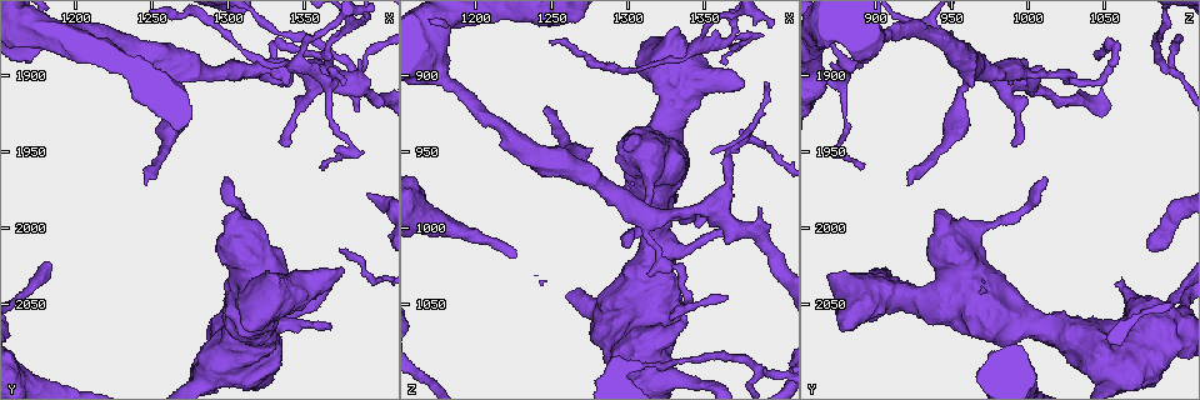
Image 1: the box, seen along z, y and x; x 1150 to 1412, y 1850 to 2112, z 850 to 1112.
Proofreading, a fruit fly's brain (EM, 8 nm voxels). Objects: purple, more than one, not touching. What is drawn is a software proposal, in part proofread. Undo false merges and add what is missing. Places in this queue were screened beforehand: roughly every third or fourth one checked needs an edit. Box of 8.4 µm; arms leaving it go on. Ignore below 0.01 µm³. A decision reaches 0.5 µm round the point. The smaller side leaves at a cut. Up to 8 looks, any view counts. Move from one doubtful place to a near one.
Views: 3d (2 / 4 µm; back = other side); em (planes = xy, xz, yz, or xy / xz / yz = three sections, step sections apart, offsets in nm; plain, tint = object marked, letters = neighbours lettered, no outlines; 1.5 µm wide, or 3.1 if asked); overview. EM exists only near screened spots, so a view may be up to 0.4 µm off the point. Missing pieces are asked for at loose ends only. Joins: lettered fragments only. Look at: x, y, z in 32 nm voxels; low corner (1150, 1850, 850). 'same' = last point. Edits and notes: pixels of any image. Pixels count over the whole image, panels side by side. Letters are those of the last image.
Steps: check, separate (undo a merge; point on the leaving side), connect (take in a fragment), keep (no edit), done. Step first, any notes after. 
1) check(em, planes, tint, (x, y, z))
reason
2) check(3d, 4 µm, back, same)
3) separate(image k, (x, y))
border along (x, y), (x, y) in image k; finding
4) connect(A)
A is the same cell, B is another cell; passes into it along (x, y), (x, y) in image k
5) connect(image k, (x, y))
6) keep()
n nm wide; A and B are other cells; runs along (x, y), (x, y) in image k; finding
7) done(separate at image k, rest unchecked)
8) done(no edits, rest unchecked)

check(3d, 2 µm, (1364, 1958, 892))
an open end

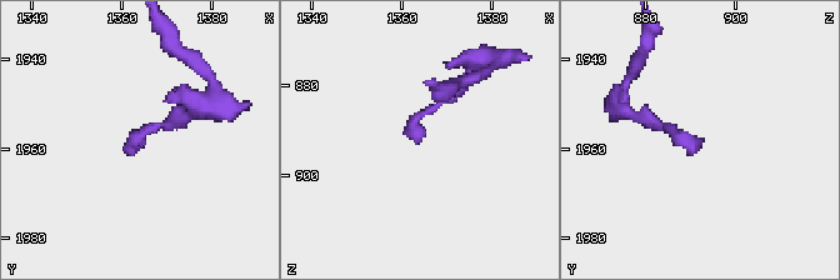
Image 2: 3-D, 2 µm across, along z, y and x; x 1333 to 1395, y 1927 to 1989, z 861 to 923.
check(em, planes, plain, (1363, 1959, 893))

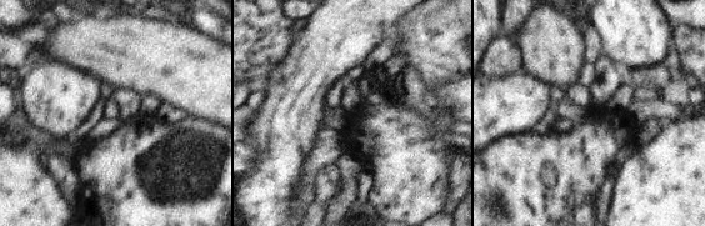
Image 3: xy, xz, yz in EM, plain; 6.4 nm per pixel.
check(em, planes, letters, same)
see the neighbours

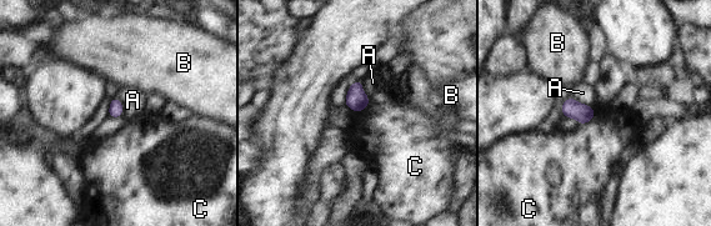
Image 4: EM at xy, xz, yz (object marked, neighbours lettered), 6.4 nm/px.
keep()
120 nm wide; A touches over 190 nm; A, B and C are other cells; no lettered fragment goes on from it

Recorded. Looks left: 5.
check(em, xy, step 4, letters, (1386, 1890, 988))
stops while still wide

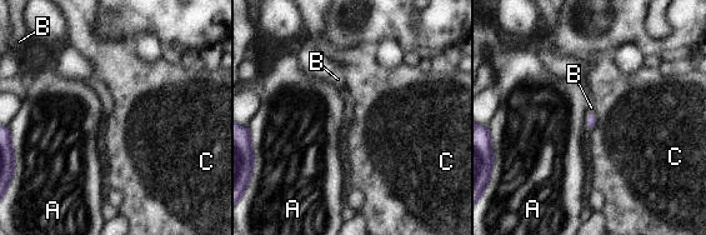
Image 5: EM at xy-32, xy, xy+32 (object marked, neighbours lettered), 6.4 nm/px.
check(em, planes, letters, same)
cut it another way

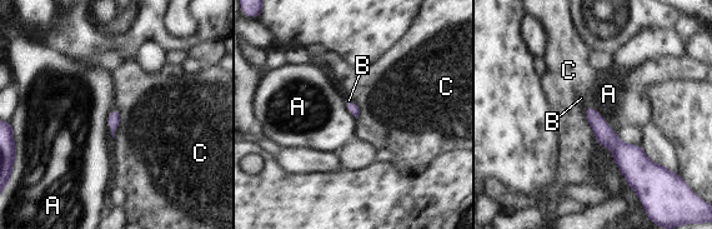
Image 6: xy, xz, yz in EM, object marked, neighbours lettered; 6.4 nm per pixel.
connect(image 6, (586, 100))
B is the same cell, A and C are other cells; passes into it along (603, 134), (588, 106), (586, 100) in image 6; it goes on there

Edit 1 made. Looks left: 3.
done(connect at image 6, rest unchecked)

